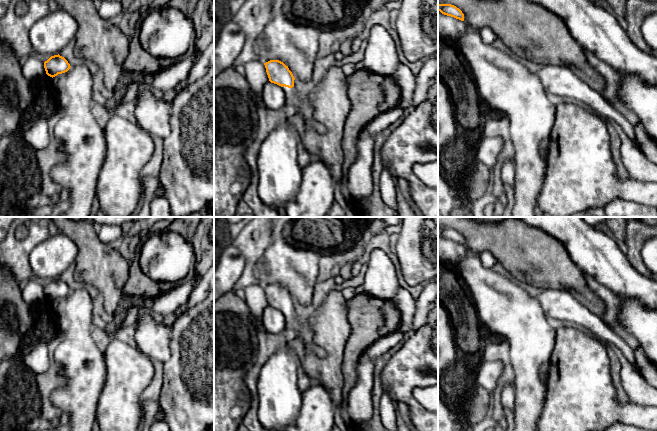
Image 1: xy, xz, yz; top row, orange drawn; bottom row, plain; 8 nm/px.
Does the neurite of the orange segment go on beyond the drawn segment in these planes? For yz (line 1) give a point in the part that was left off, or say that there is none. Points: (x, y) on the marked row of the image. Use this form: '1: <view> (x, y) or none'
1: none

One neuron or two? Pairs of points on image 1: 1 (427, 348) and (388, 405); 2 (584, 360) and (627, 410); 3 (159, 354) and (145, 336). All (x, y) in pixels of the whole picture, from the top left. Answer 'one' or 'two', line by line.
1: two
2: one
3: one

